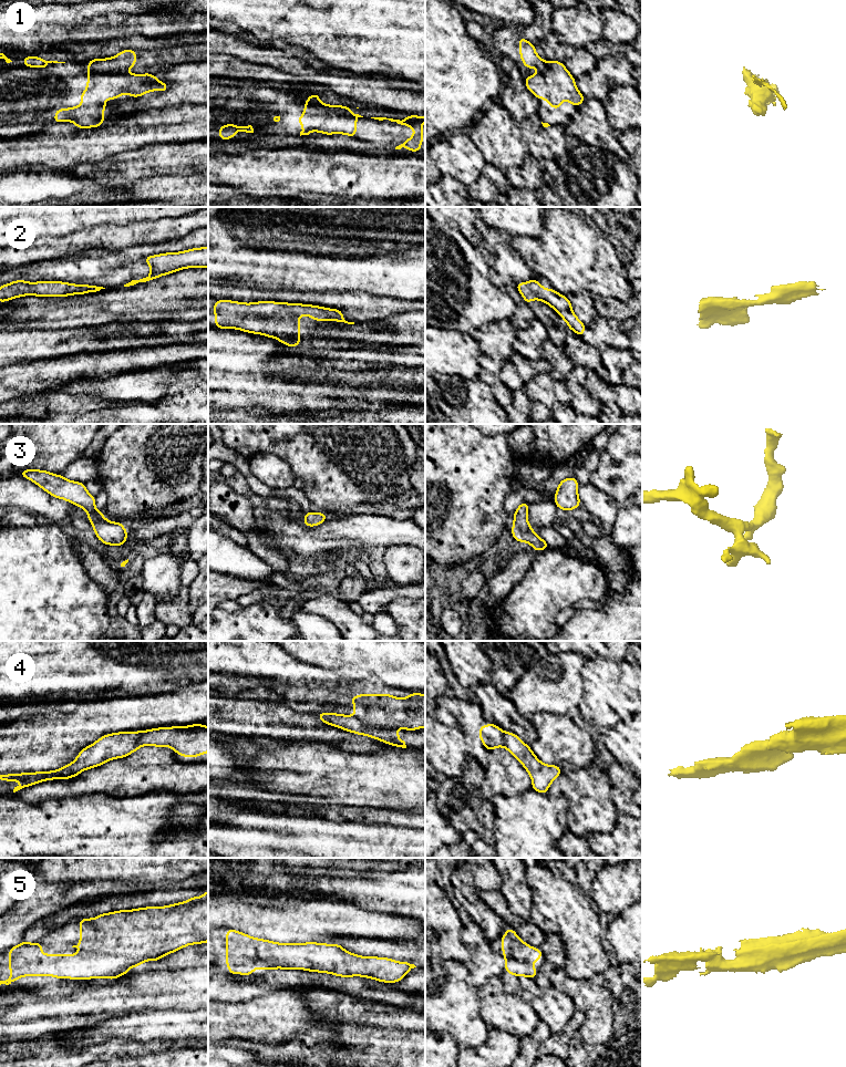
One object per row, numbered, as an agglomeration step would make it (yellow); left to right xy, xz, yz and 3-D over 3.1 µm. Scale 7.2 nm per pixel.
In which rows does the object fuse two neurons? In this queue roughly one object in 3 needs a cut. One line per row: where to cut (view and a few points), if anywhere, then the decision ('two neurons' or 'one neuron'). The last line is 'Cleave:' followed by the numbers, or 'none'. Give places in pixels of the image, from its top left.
1: cut xz (306, 101), (312, 101), (328, 110), (349, 112); two neurons
2: cut none; one neuron
3: cut none; one neuron
4: cut xz (353, 715), (367, 725), (393, 728); two neurons
5: cut none; one neuron
Cleave: 1, 4

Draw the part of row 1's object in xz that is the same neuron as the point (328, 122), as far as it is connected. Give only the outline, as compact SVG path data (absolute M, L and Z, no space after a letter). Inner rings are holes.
M313 101L305 103L305 110L301 117L296 122L302 125L301 135L309 135L311 132L319 132L326 135L343 134L355 137L357 118L363 117L350 112L334 112L321 108Z

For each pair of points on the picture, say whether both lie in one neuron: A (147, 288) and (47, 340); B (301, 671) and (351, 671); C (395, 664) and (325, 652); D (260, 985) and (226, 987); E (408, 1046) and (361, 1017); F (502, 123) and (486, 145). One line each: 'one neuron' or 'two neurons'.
A: two neurons
B: two neurons
C: one neuron
D: one neuron
E: one neuron
F: one neuron

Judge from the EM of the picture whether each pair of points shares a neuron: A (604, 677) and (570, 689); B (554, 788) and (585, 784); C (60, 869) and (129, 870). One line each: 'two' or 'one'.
A: two
B: one
C: one

